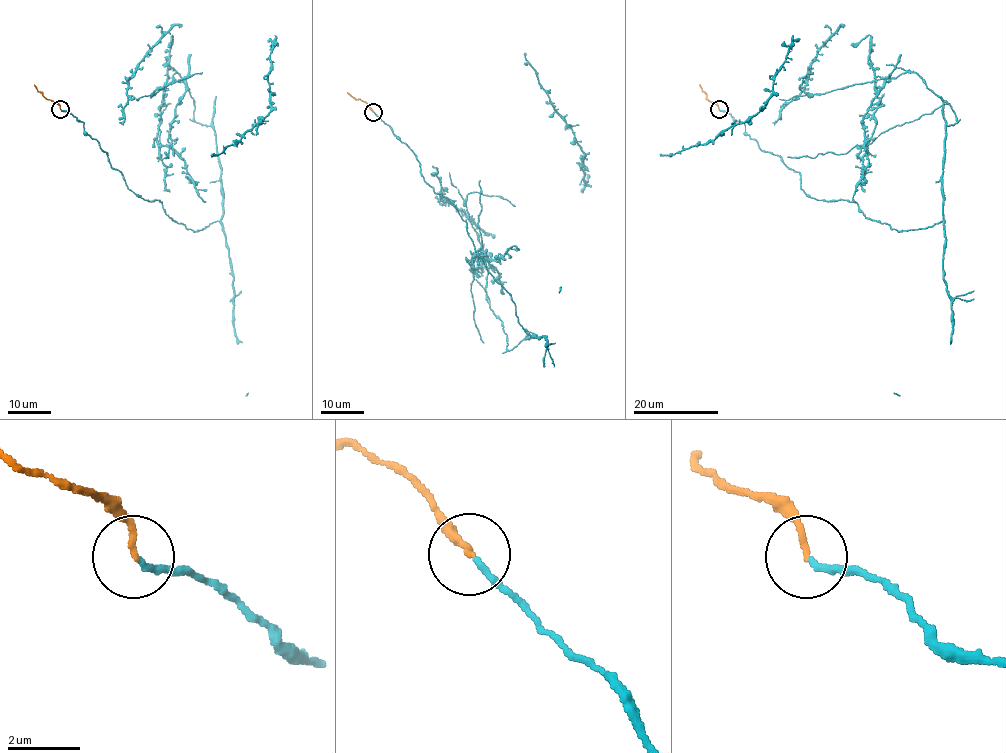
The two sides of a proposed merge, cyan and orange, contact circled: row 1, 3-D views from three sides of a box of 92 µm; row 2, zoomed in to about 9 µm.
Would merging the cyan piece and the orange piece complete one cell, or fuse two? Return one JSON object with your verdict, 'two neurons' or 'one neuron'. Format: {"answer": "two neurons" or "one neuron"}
{"answer": "one neuron"}

